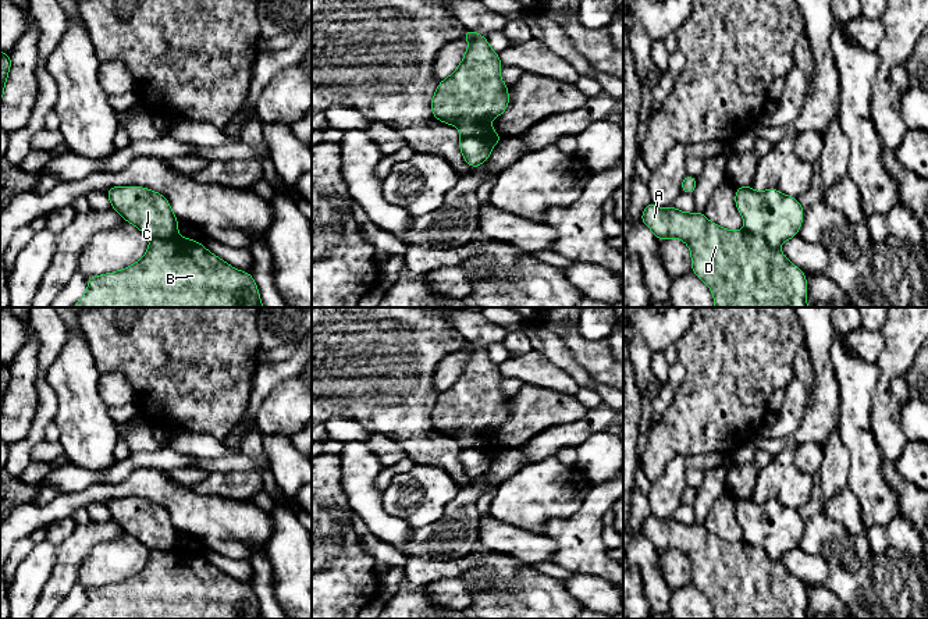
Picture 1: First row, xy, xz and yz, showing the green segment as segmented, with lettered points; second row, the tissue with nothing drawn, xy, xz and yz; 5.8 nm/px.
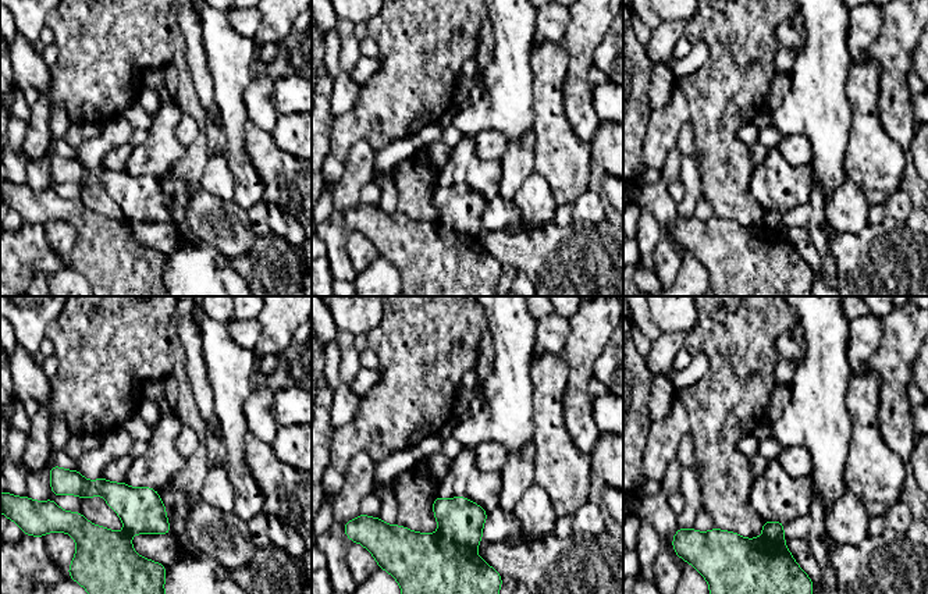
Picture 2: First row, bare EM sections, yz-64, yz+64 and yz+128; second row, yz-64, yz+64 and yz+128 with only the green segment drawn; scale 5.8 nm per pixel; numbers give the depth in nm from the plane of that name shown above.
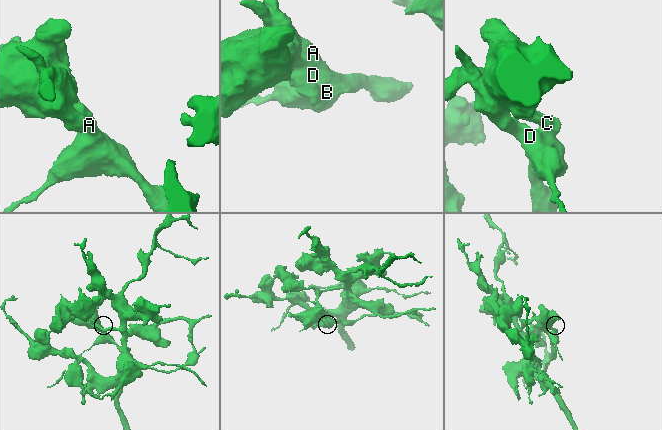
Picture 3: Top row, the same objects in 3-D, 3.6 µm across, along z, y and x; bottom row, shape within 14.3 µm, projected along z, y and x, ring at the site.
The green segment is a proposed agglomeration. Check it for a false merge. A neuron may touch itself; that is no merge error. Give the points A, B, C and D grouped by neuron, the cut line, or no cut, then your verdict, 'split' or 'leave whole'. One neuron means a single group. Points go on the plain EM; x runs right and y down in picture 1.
A B D / C | yz (745, 541), (758, 547), (777, 561) | split

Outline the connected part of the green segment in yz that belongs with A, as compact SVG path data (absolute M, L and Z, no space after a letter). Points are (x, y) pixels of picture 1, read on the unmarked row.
M651 513L641 524L641 534L661 554L666 549L678 549L687 555L691 565L691 583L712 602L715 619L808 619L804 583L792 576L779 561L769 559L762 549L746 542L725 541L697 523L683 524L675 517L661 520Z

